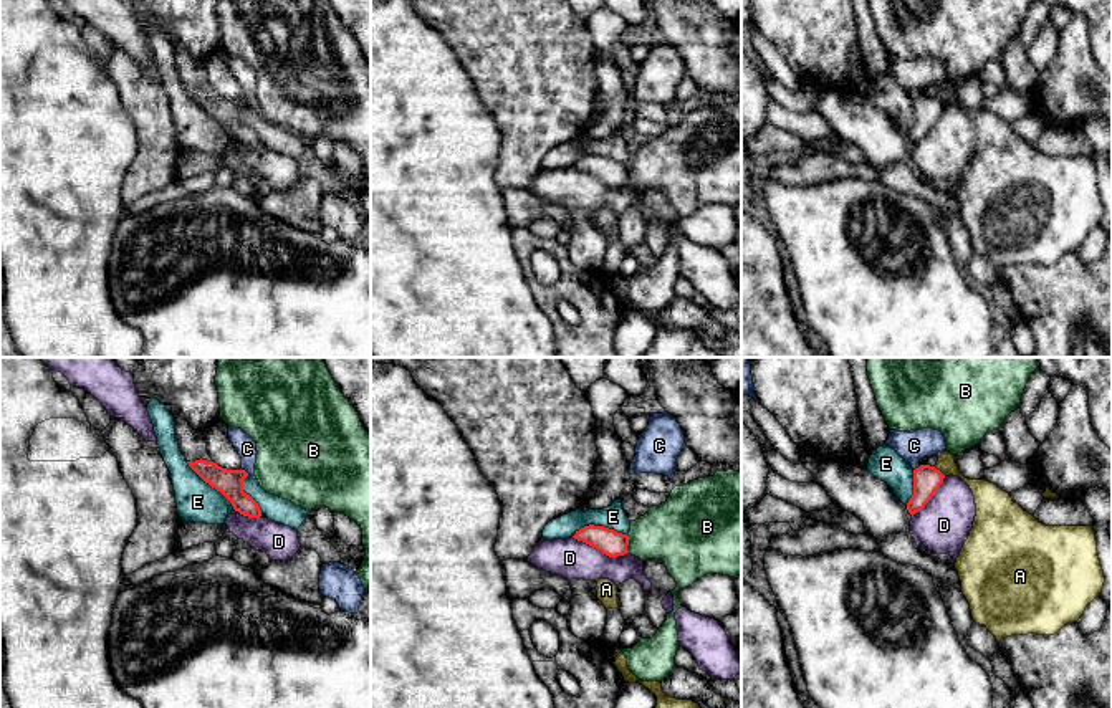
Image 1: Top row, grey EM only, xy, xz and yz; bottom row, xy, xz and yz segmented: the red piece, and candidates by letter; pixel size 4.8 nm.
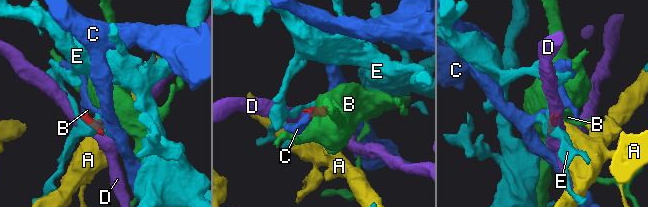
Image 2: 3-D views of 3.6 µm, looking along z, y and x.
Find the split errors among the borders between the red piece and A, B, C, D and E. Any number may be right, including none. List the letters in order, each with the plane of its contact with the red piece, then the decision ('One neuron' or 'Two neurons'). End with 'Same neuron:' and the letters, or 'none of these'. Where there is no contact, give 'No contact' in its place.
A: Touches red in yz. Two neurons
B: Touches red in xz. Two neurons
C: Touches red in xy. Two neurons
D: Touches red in xz. Two neurons
E: Touches red in xz. Two neurons
Same neuron: none of these

